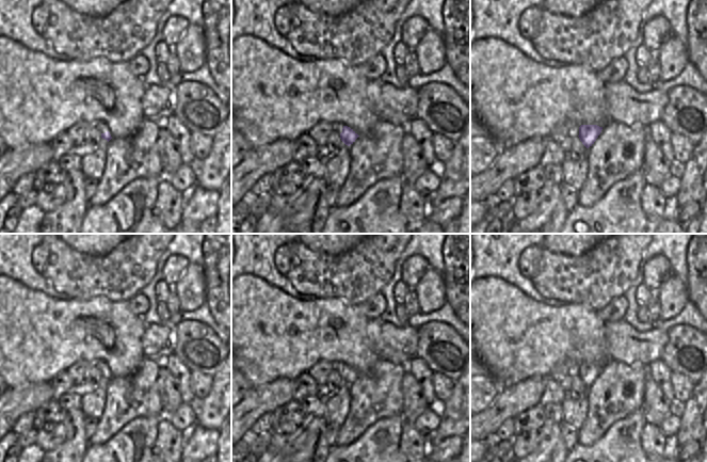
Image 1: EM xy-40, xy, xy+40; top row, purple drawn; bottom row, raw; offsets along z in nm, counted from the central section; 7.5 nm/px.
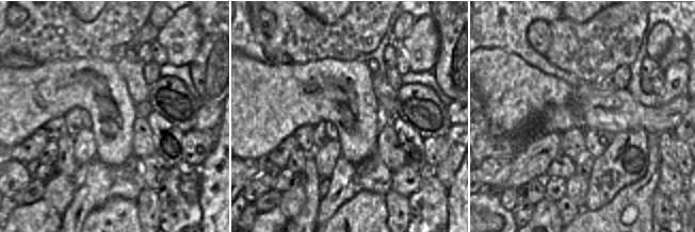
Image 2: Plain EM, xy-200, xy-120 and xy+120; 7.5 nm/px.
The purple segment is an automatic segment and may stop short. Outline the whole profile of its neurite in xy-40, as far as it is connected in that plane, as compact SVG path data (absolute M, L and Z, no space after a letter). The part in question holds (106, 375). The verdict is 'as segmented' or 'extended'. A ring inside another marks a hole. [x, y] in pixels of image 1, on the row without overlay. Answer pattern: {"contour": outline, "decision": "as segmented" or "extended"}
{"contour": "M94 360L91 362L91 364L101 372L101 377L107 379L108 381L112 378L110 371L108 370L108 365L100 361L100 360Z", "decision": "extended"}

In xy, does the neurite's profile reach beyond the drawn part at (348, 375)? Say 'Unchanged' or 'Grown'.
Grown

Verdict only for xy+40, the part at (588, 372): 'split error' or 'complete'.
complete

